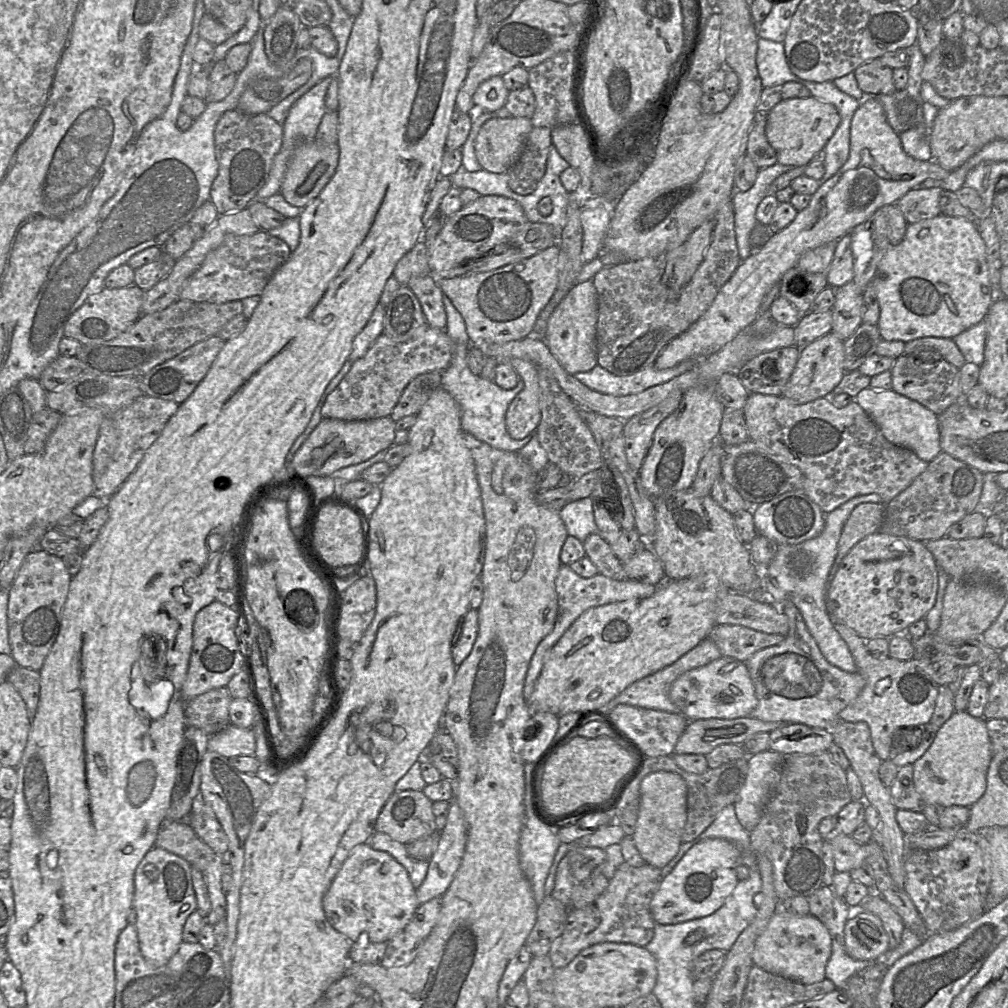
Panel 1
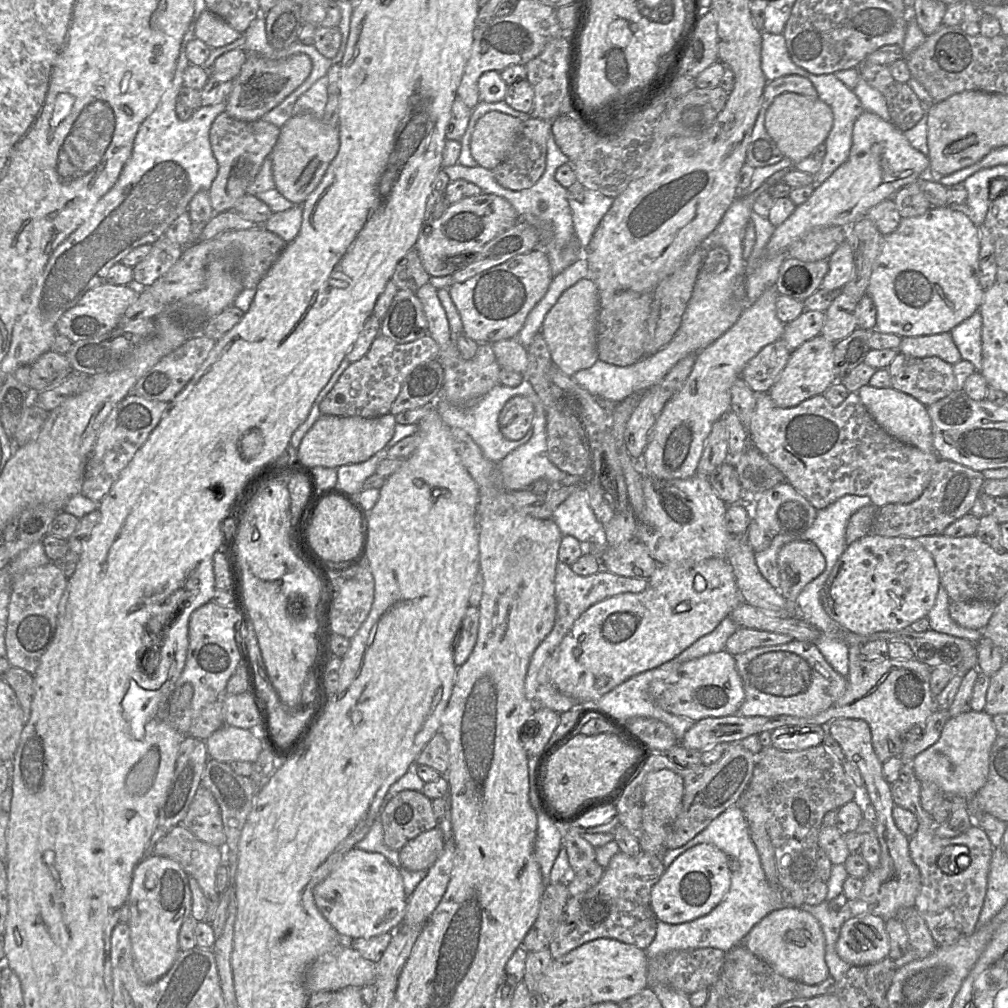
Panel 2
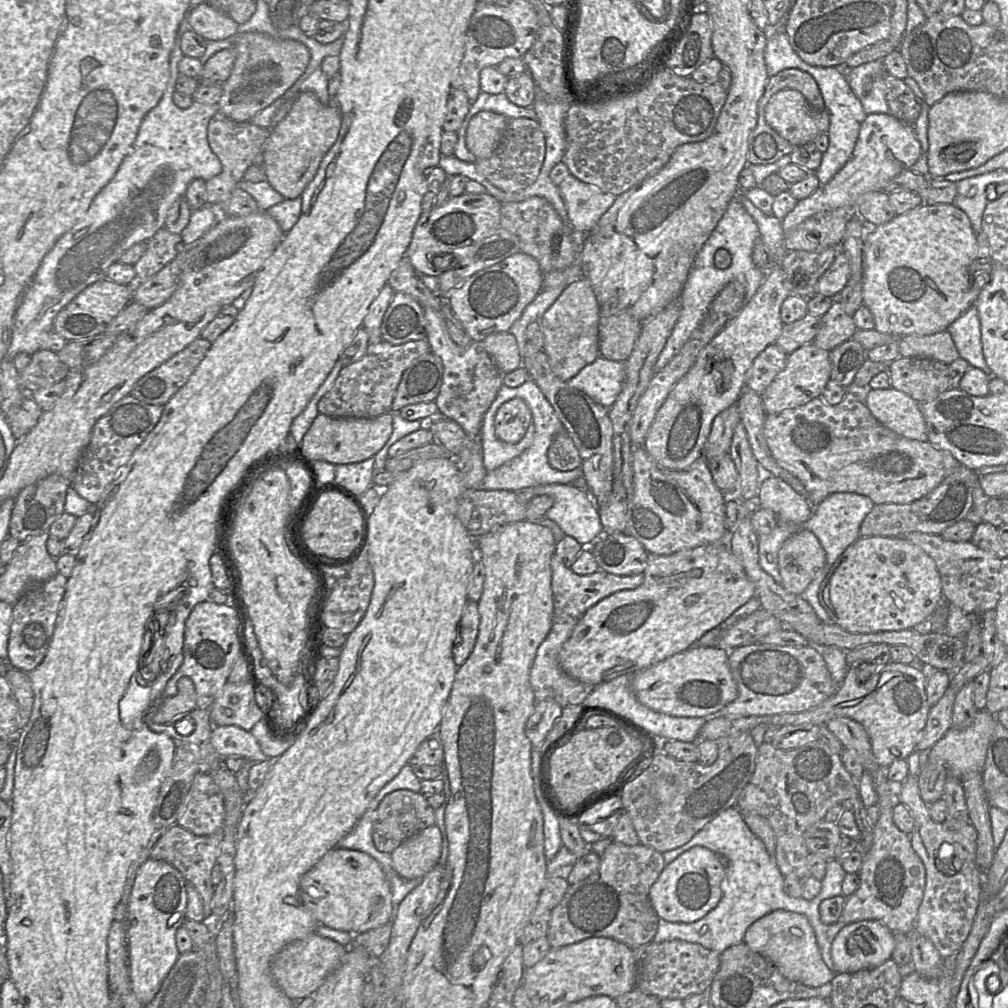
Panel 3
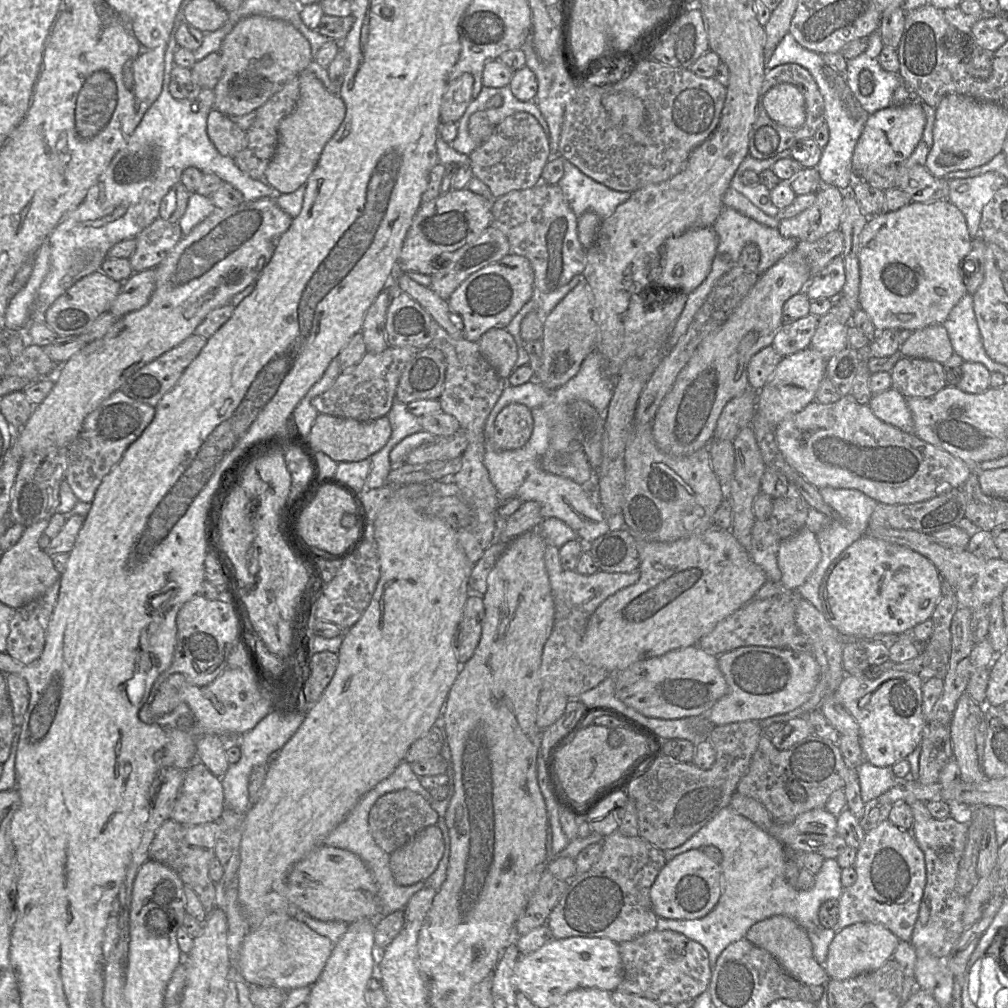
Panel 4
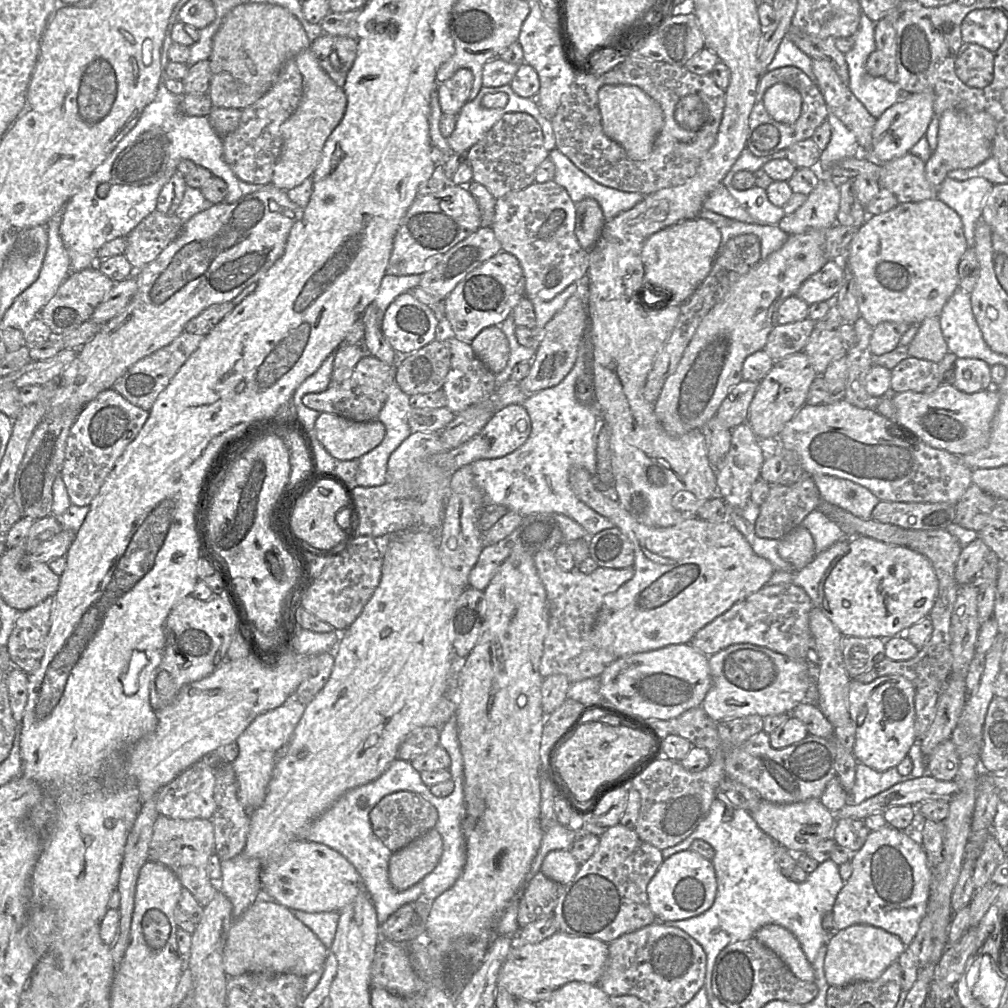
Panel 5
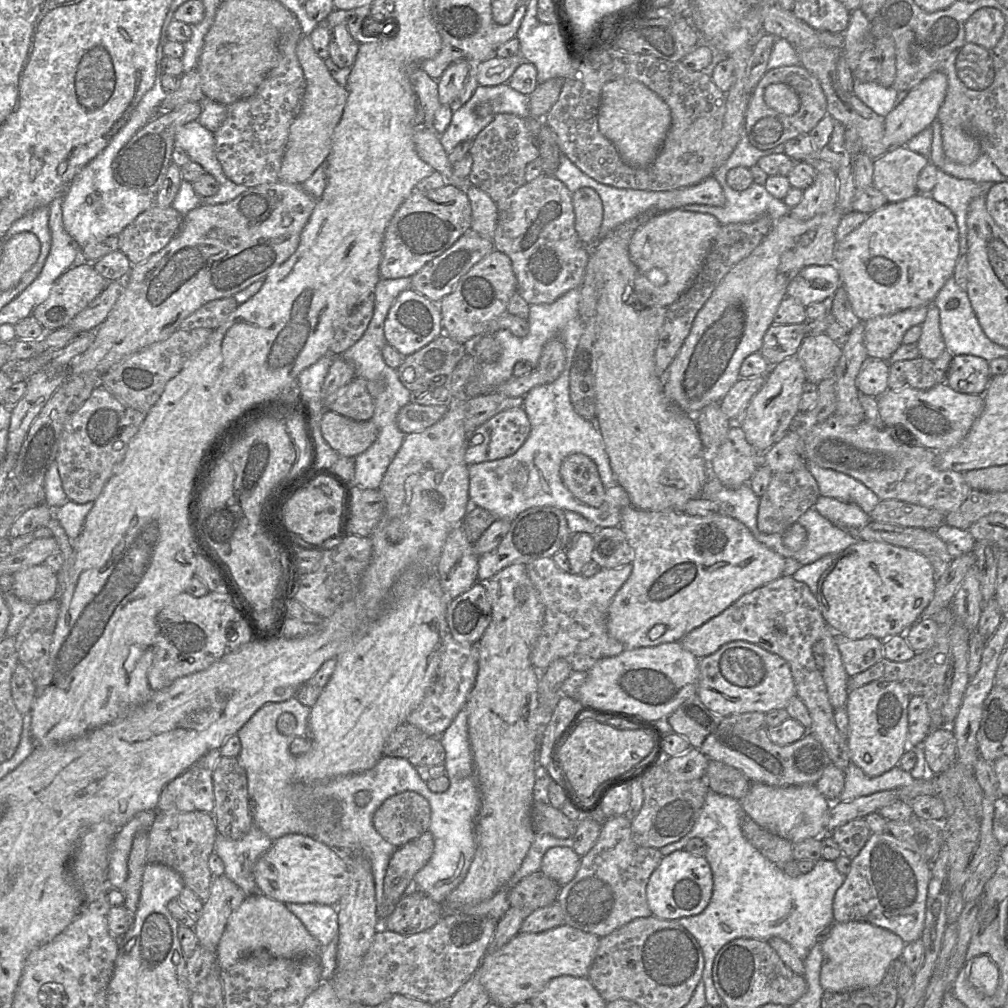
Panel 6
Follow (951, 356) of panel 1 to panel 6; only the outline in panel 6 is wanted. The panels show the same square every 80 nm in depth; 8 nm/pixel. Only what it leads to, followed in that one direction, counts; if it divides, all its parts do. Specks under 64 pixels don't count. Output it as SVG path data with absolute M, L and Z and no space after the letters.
M929 305L928 313L921 324L922 332L917 347L921 357L931 361L936 360L946 346L940 330L939 309L936 305Z

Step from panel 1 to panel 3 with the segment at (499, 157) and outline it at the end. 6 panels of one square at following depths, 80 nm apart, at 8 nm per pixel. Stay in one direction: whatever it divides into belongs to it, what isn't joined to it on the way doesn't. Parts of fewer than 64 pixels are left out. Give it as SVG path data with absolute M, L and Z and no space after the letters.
M481 111L473 116L466 132L468 150L478 159L490 158L501 144L510 120L491 111Z

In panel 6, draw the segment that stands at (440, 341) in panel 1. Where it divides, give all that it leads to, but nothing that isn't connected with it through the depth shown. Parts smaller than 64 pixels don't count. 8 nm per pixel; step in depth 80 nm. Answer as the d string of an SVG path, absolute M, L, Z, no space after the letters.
M356 376L347 386L325 400L325 409L355 421L370 421L375 406L365 380Z

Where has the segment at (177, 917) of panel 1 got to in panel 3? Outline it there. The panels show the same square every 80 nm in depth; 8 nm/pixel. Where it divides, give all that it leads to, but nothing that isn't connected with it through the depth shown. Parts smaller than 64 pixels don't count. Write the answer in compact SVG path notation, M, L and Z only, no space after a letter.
M148 858L137 870L128 903L127 946L128 968L133 992L137 999L147 1004L158 993L163 980L177 961L180 952L176 945L176 931L187 919L187 882L171 864Z

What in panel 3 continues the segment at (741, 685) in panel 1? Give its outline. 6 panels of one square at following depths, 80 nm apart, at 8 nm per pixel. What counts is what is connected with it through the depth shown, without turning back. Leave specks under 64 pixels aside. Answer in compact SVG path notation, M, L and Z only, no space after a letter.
M689 647L634 673L633 692L640 703L660 713L678 717L716 716L738 697L737 684L728 663L729 652L721 647Z

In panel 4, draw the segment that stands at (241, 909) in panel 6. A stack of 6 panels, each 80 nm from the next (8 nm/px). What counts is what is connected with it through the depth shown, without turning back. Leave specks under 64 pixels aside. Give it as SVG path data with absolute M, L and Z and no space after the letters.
M271 914L258 928L245 935L237 965L250 985L278 987L287 991L309 986L319 979L334 943L286 914Z

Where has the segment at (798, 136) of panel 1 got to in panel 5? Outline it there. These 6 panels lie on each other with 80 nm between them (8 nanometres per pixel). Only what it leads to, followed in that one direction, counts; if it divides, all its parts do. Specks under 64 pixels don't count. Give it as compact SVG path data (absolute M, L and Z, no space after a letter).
M785 83L769 87L764 93L763 103L768 114L783 124L795 123L802 109L801 94Z

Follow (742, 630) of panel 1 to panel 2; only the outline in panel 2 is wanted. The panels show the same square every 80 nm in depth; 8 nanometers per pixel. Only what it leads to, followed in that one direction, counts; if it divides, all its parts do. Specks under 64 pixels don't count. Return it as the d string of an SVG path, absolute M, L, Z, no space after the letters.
M738 627L727 639L724 649L731 655L738 655L753 648L786 644L792 640L785 634Z

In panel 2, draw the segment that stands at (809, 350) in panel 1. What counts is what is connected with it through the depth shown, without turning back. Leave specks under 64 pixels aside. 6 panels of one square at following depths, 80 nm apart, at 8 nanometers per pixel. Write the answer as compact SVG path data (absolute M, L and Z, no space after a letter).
M821 334L804 342L792 350L786 366L768 394L781 408L797 406L802 401L823 394L831 384L838 380L834 364L834 345Z

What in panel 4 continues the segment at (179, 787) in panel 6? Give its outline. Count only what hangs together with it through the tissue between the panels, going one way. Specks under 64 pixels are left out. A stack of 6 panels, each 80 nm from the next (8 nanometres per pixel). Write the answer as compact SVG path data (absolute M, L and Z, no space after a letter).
M195 761L185 770L171 819L188 825L216 822L224 808L222 778L212 774L203 763Z

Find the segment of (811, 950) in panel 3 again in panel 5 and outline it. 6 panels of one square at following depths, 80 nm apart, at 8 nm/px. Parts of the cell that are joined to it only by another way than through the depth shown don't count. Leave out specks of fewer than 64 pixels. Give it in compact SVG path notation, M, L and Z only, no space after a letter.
M767 924L755 933L754 938L775 952L797 978L814 982L812 963L807 960L799 941L789 930L777 924Z

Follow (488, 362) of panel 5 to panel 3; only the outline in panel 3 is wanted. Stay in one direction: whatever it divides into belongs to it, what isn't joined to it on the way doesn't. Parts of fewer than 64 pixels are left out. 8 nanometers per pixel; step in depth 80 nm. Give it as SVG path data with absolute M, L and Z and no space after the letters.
M490 333L482 342L484 349L503 374L522 366L523 359L519 353L516 338L511 333Z

